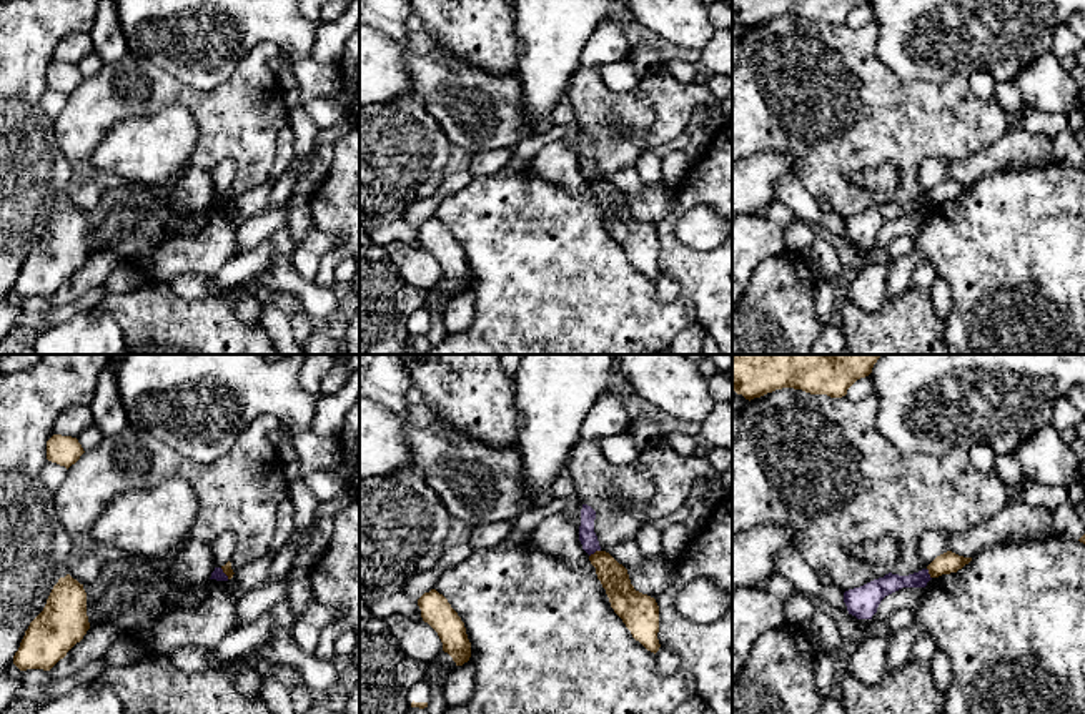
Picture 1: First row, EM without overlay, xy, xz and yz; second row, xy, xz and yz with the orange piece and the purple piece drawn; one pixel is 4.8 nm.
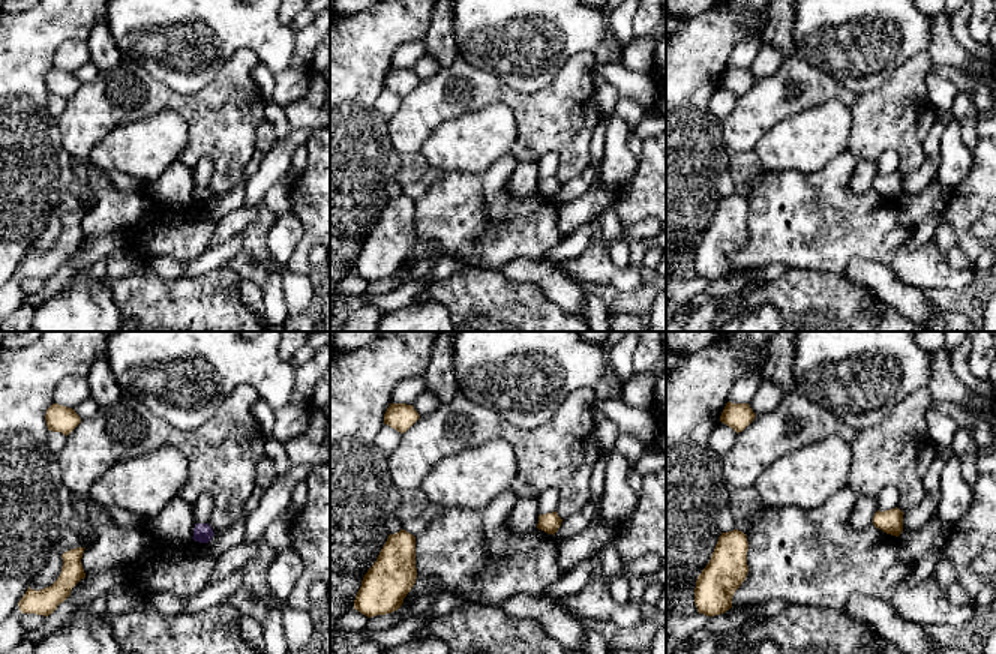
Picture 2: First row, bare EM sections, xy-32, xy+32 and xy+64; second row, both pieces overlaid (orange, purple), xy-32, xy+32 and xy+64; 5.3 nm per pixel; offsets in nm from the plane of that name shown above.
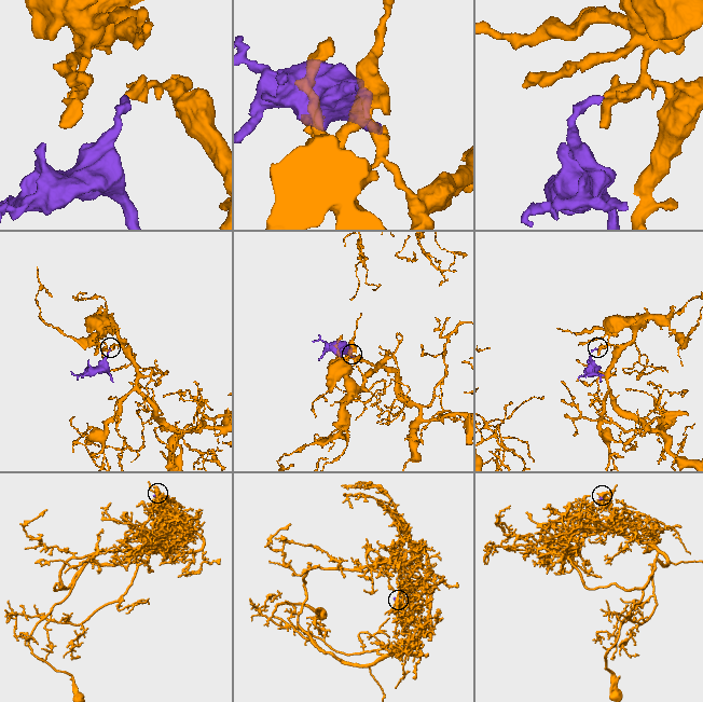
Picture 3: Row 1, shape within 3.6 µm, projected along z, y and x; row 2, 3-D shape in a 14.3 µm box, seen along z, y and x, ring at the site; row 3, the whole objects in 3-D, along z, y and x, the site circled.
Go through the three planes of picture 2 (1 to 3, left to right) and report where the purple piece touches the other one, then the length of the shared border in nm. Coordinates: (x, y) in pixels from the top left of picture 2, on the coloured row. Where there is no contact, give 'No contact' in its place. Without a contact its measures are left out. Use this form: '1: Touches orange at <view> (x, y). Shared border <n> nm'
1: No contact
2: No contact
3: No contact

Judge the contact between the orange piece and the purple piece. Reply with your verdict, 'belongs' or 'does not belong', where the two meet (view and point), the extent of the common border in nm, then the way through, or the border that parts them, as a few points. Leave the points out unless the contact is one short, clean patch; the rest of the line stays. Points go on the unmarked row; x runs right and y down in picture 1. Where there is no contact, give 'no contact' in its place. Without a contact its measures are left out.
does not belong | xz (596, 178) | 70 nm | along xz (599, 177), (589, 183)

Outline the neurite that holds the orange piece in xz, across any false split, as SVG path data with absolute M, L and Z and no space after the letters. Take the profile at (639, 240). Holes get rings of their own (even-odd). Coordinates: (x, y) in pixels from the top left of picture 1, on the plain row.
M596 178L589 183L609 225L611 235L622 246L632 265L647 278L657 280L661 271L659 233L654 225L642 221L631 211L627 196L619 191L609 180Z

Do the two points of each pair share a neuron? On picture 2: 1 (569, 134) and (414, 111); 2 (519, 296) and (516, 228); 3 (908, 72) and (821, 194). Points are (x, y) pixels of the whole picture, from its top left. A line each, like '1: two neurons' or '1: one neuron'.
1: one neuron
2: two neurons
3: two neurons

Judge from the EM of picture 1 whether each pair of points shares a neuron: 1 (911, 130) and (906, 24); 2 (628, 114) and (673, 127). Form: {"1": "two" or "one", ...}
{"1": "two", "2": "two"}

